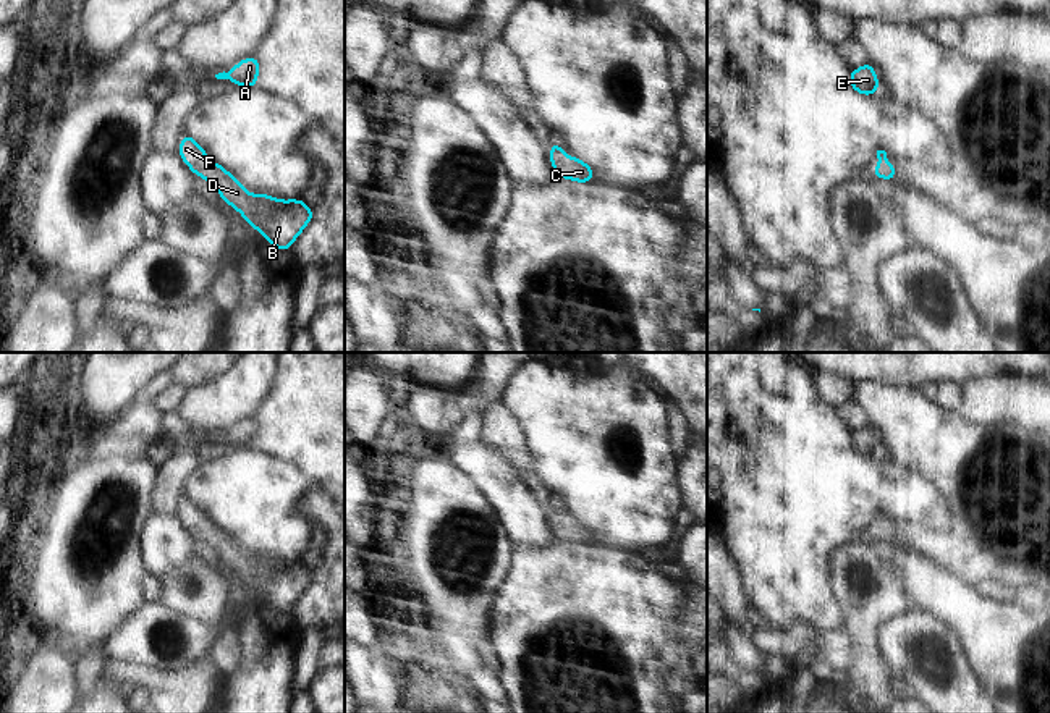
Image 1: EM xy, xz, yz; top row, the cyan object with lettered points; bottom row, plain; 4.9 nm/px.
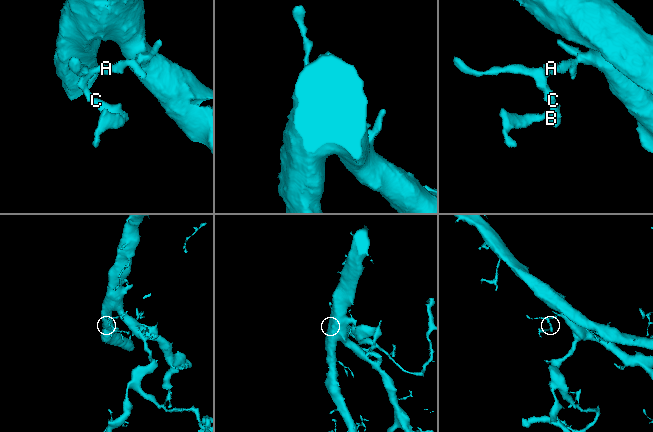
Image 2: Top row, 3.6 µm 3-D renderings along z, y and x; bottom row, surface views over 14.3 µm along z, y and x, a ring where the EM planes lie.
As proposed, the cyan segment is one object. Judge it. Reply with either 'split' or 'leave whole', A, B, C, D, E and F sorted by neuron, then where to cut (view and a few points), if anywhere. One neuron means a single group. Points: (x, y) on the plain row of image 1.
leave whole; A B C D E F; no cut

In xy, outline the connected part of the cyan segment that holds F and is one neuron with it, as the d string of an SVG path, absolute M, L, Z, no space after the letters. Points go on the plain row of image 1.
M188 496L180 503L180 517L196 538L205 540L246 584L260 593L273 610L286 613L314 579L301 563L277 563L267 556L249 558L246 550L222 527L207 525L207 514Z

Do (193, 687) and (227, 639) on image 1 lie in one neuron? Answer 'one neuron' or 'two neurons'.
two neurons

